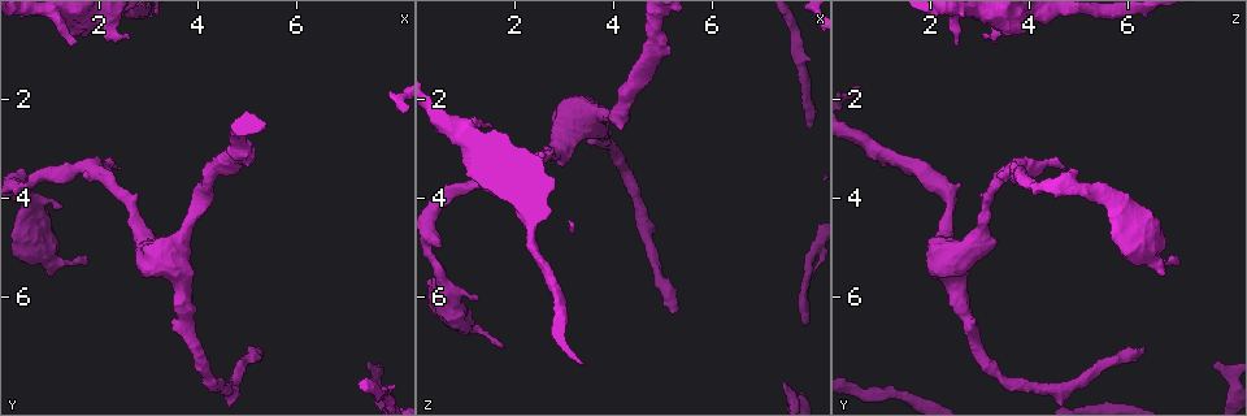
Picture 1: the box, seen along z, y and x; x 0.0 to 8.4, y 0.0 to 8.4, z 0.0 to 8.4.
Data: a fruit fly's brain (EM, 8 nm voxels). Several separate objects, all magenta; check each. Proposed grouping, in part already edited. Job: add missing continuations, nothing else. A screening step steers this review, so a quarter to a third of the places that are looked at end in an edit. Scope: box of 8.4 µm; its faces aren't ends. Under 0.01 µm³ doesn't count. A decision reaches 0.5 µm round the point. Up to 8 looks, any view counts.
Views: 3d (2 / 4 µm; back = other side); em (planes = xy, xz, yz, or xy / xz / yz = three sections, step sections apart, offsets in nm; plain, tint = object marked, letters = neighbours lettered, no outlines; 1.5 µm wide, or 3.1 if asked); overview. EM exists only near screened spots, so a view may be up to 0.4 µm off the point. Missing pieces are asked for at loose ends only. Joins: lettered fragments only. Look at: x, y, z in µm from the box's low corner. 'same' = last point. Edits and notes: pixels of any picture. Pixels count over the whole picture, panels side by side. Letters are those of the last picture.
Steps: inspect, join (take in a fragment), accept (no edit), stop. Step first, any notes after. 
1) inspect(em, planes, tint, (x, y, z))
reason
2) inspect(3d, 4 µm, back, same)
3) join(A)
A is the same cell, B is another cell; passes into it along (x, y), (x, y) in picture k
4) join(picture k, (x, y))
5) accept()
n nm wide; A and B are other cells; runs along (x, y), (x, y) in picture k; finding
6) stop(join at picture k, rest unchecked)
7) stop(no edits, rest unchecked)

inspect(3d, 2 µm, (1.50, 0.95, 2.55))
an open end

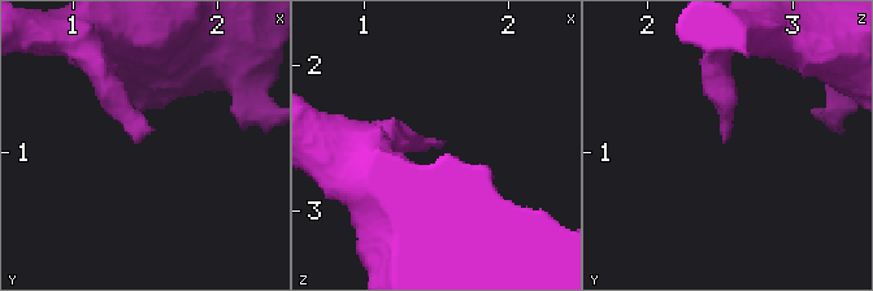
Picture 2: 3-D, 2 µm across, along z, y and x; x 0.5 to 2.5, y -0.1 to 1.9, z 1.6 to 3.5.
inspect(em, planes, letters, (1.46, 0.94, 2.54))
need the tissue

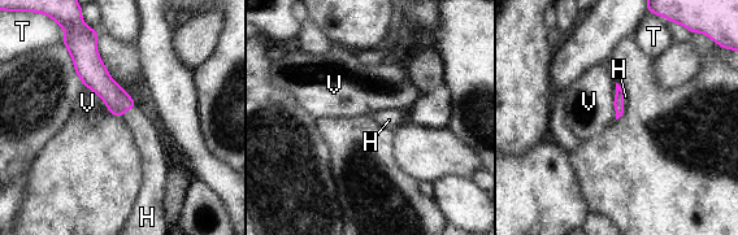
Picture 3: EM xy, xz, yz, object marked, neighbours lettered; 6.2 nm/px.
join(H)
H is the same cell, T and V are other cells; passes into it along (99, 81), (127, 109), (147, 140) in picture 3; the neuron continues

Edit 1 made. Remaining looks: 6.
inspect(overview)
see it whole again

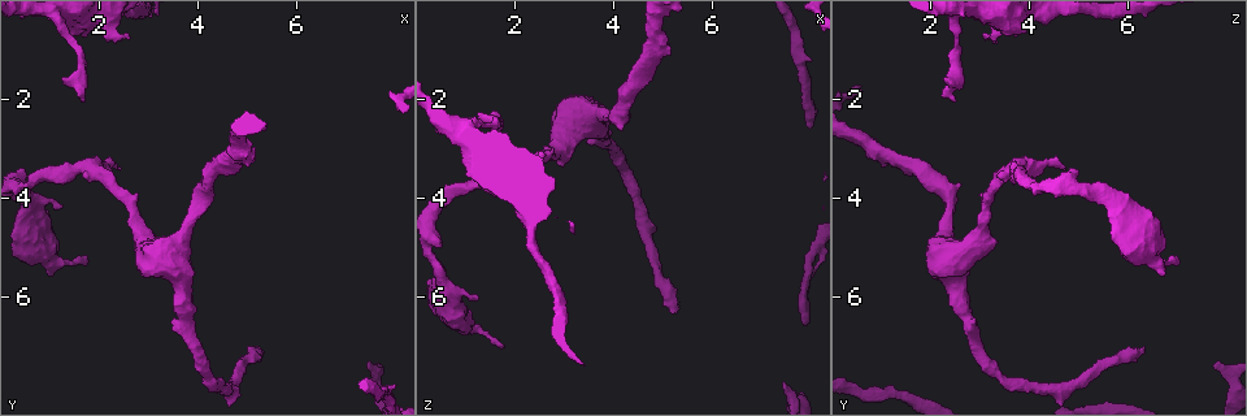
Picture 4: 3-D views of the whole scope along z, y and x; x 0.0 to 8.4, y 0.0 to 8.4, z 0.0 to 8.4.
inspect(3d, 4 µm, (1.70, 5.15, 6.95))
free end

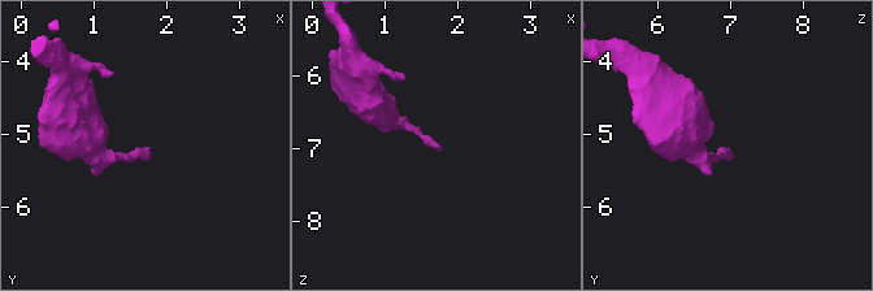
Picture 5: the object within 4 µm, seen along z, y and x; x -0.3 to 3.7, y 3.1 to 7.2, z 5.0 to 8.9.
inspect(em, planes, tint, (1.75, 5.15, 7.00))

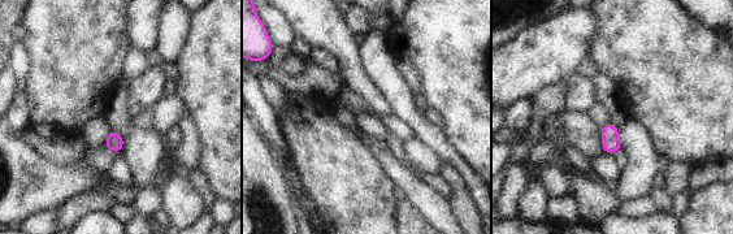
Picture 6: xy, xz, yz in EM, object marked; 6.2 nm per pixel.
inspect(em, planes, letters, same)

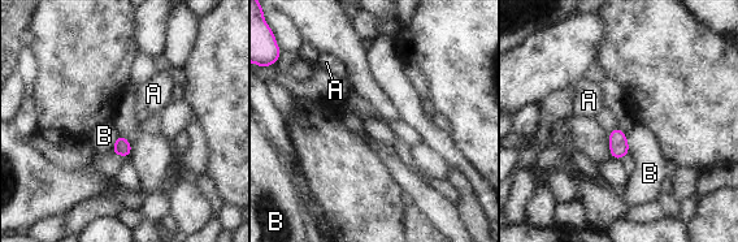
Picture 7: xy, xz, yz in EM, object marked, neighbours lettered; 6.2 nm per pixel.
accept()
B touches over 120 nm; A and B are other cells; none of them fits

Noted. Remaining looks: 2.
inspect(em, xz, step 8, tint, (7.40, 7.30, 7.70))
long arm stops here

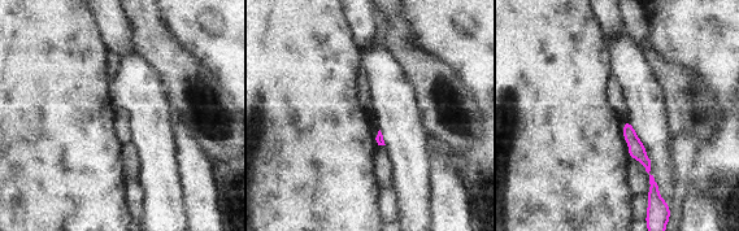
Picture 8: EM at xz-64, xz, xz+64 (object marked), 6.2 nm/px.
inspect(em, xy, step 8, letters, same)

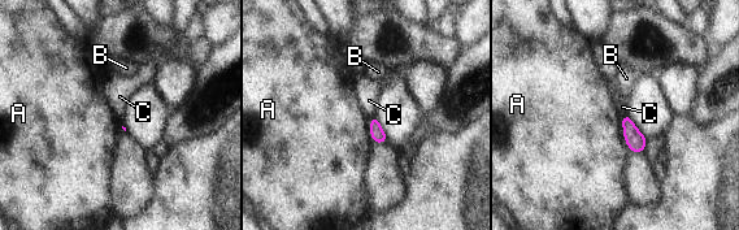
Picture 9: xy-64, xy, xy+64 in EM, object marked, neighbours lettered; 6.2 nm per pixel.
accept()
A, B and C are other cells; border along (621, 117), (625, 143), (631, 151) in picture 9; none of them fits

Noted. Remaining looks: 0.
stop(join at picture 3, rest unchecked)

